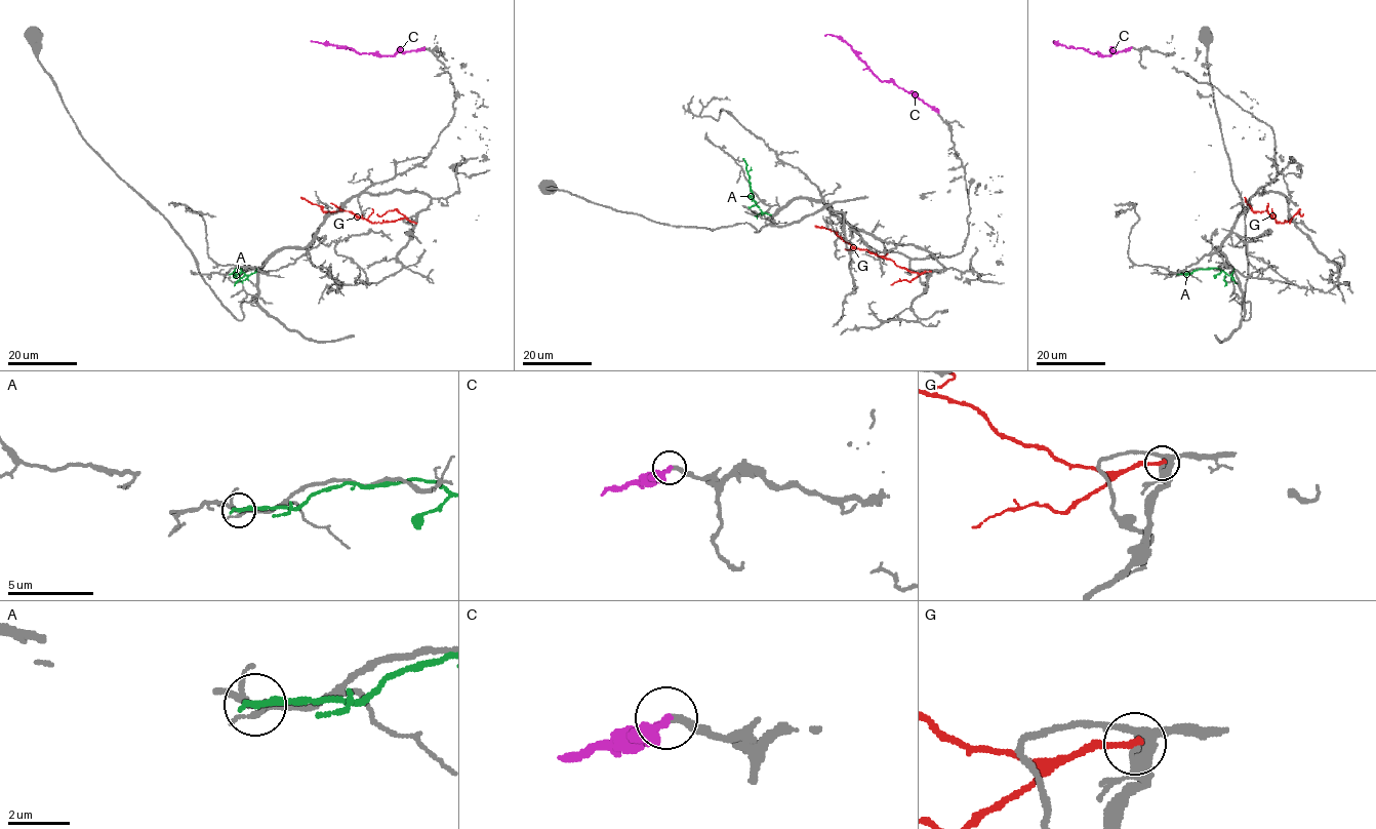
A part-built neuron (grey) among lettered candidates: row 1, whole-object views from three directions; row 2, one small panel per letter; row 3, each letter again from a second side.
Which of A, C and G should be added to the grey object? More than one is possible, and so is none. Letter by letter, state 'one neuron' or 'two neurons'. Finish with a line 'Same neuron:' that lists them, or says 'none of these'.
A: two neurons
C: one neuron
G: two neurons
Same neuron: C

